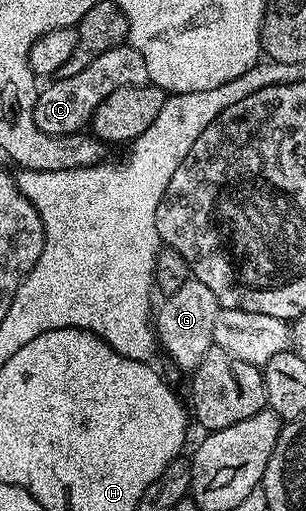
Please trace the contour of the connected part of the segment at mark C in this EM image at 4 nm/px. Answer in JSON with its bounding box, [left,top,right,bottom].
[34,45,150,135]

